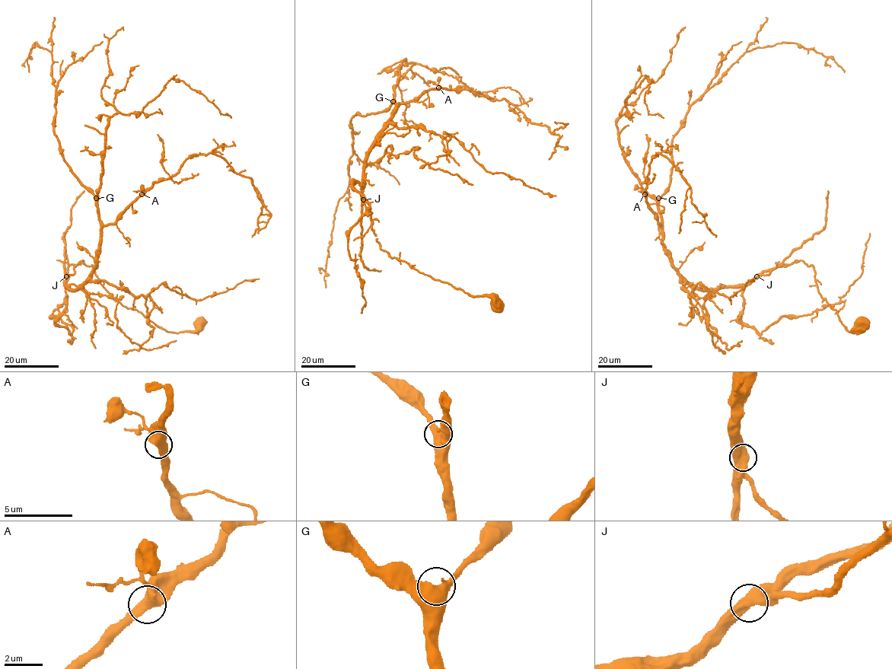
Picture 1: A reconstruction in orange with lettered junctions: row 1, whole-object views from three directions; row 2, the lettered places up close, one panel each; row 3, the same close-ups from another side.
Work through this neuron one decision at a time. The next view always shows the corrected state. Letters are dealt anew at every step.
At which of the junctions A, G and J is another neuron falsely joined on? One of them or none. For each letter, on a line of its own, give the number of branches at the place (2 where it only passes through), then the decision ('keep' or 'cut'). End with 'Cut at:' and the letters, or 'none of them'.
A: 2 branches meet; keep
G: 2 branches meet; keep
J: 2 branches meet; keep
Cut at: none of them

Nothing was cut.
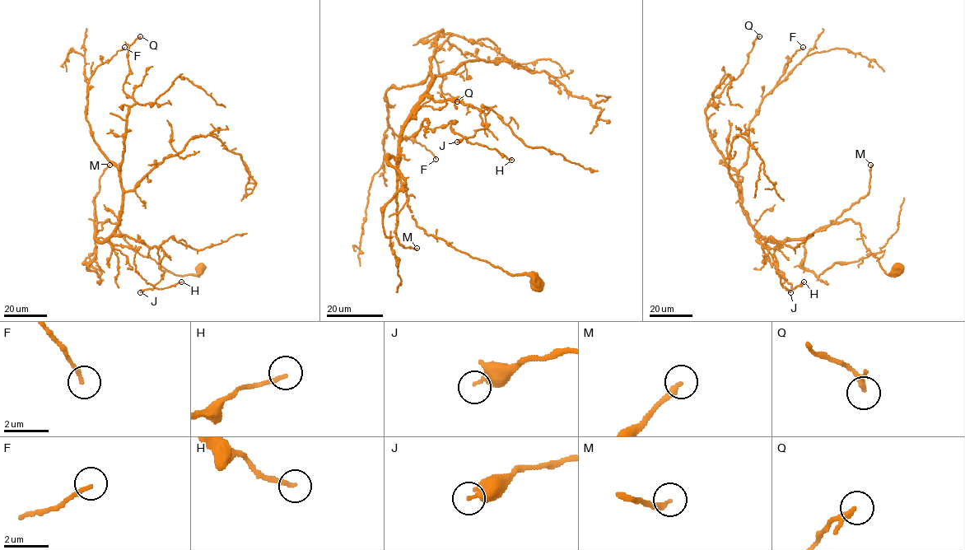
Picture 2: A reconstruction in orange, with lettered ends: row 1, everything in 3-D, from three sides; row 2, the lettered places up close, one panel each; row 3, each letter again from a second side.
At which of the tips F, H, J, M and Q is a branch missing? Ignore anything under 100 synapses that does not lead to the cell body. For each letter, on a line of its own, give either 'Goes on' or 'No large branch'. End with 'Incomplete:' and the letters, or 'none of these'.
F: No large branch
H: No large branch
J: No large branch
M: Goes on
Q: No large branch
Incomplete: M

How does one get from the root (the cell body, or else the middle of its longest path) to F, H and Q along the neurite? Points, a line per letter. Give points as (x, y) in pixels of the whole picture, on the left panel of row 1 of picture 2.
F: (202, 268), (167, 271), (109, 219), (95, 238), (118, 224), (123, 190), (86, 118), (87, 85), (124, 47)
H: (202, 268), (175, 275), (133, 249), (115, 223), (96, 230), (135, 250), (146, 282), (181, 281)
Q: (202, 268), (167, 271), (109, 219), (95, 238), (104, 241), (118, 222), (136, 102), (123, 85), (140, 36)

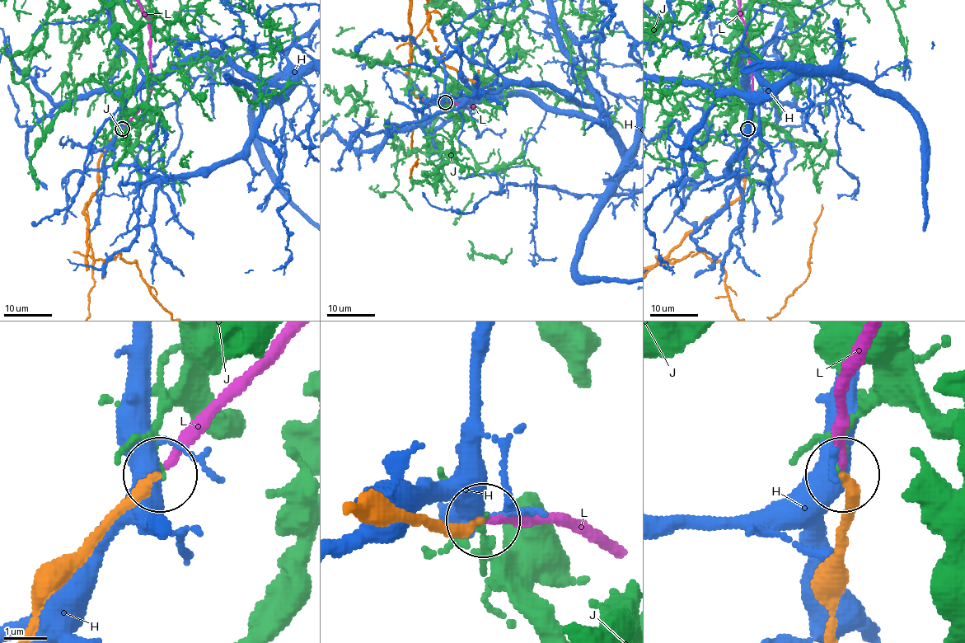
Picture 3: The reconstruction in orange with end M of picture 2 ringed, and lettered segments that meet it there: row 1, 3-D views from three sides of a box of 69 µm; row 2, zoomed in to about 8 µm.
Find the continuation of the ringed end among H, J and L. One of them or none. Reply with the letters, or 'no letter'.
L

